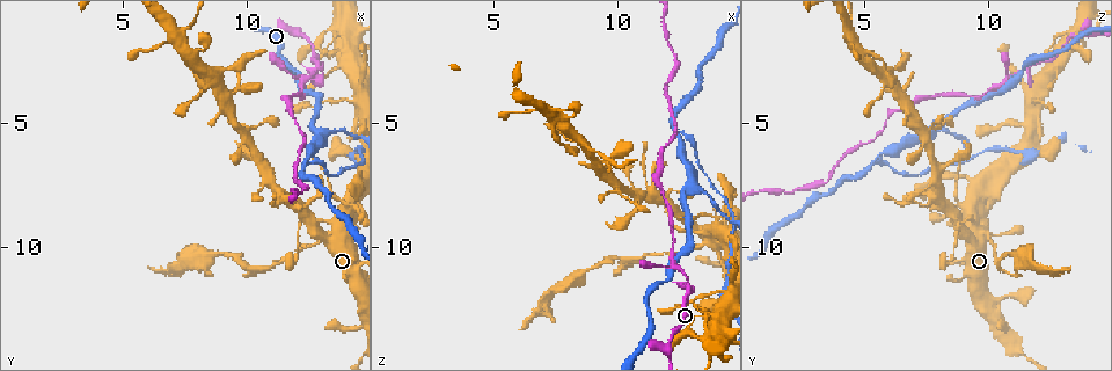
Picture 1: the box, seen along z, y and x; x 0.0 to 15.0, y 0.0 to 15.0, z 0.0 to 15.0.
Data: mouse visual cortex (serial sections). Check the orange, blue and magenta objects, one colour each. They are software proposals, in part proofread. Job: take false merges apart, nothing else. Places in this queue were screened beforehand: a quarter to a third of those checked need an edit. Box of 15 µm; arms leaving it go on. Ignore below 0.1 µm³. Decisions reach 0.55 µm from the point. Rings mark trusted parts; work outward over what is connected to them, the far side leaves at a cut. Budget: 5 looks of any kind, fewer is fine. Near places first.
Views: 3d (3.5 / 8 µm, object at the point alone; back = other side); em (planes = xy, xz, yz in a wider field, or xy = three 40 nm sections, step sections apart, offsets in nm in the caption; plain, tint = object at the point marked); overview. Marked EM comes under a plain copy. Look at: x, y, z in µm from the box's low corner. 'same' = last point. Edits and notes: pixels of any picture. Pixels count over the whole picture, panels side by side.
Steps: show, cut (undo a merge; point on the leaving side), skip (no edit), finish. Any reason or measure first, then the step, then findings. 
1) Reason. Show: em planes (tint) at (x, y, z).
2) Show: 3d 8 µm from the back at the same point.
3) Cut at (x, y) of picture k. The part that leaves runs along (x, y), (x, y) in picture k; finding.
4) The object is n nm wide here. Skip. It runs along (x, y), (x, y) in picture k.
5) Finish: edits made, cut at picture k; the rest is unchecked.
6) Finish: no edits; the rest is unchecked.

Thin neck. Show: 3d 3.5 µm at (12.8, 2.7, 11.4).

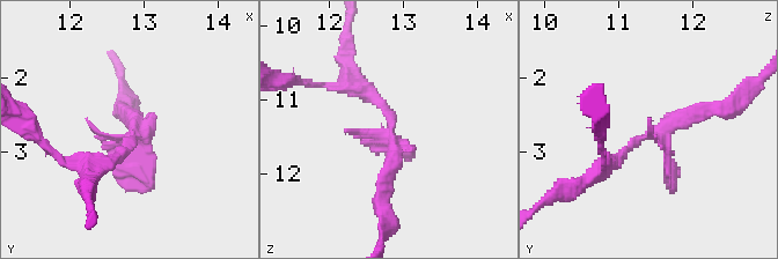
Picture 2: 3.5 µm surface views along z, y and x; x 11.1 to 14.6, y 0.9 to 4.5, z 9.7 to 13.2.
Show: em planes (tint) at (12.80, 2.80, 11.35).

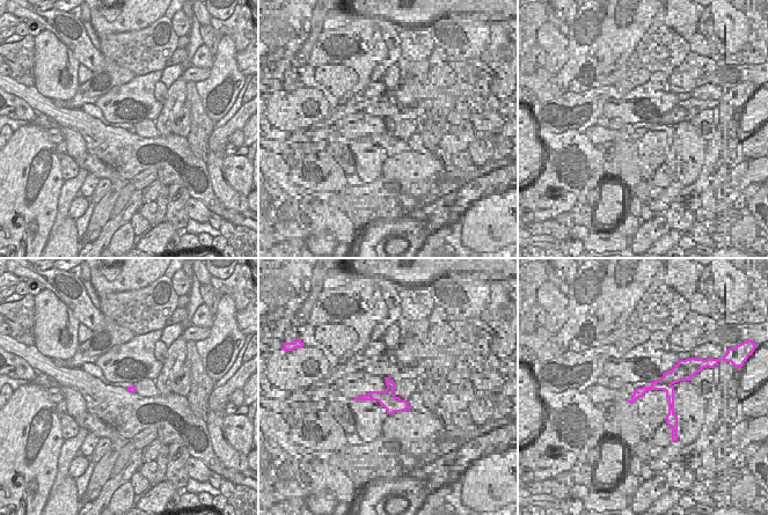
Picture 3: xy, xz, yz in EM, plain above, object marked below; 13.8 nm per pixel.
Skip. It runs along (712, 109), (635, 140), (596, 172) in picture 2; one cell here.

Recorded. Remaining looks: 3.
A narrow waist. Show: 3d 3.5 µm at (11.8, 10.3, 10.3).

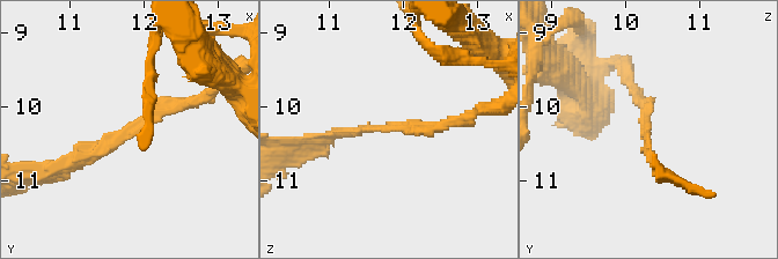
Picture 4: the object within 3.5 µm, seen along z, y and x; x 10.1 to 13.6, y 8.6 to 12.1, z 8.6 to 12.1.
The arms are 150, 150 nm wide; shape alone is not enough. Show: em xy step 3 (tint) at (11.90, 10.25, 10.30).

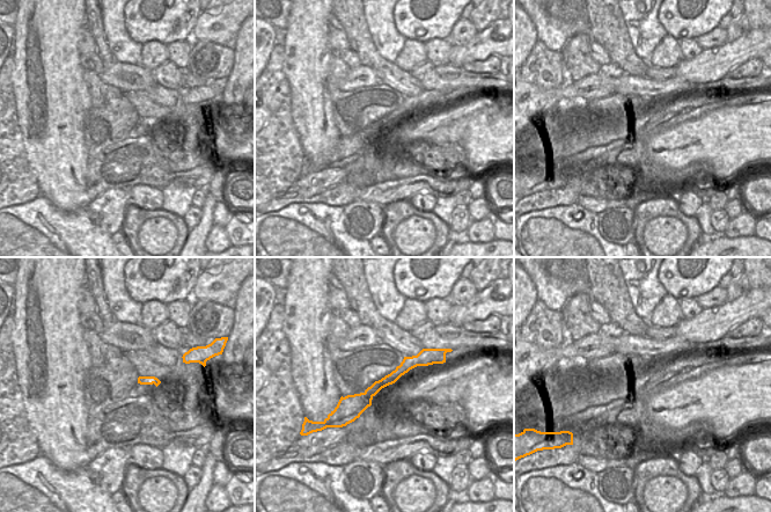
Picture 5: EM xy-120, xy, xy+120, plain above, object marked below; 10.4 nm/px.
Show: em xy step 5 (tint) at the same point.

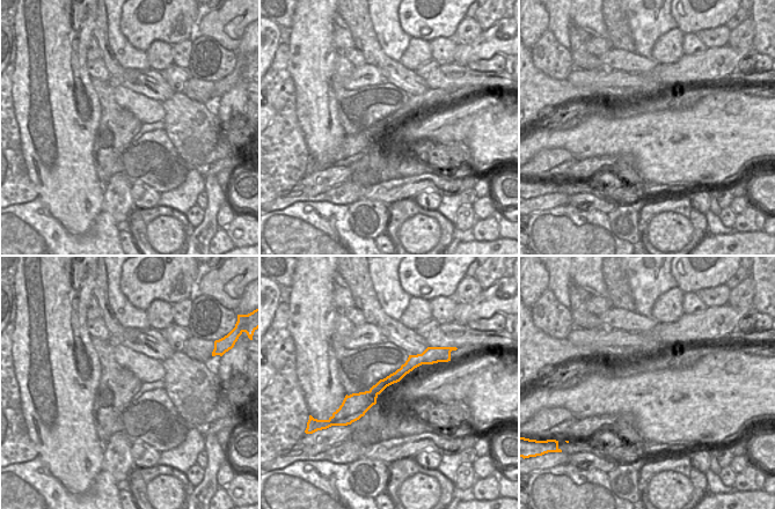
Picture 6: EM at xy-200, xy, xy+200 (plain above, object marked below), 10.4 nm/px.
Cut at (86, 153) of picture 4. The part that leaves runs along (124, 135), (107, 150), (32, 175) in picture 4; two cells meet here.

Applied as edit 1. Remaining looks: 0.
Finish: edits made, cut at picture 4; the rest is unchecked.

